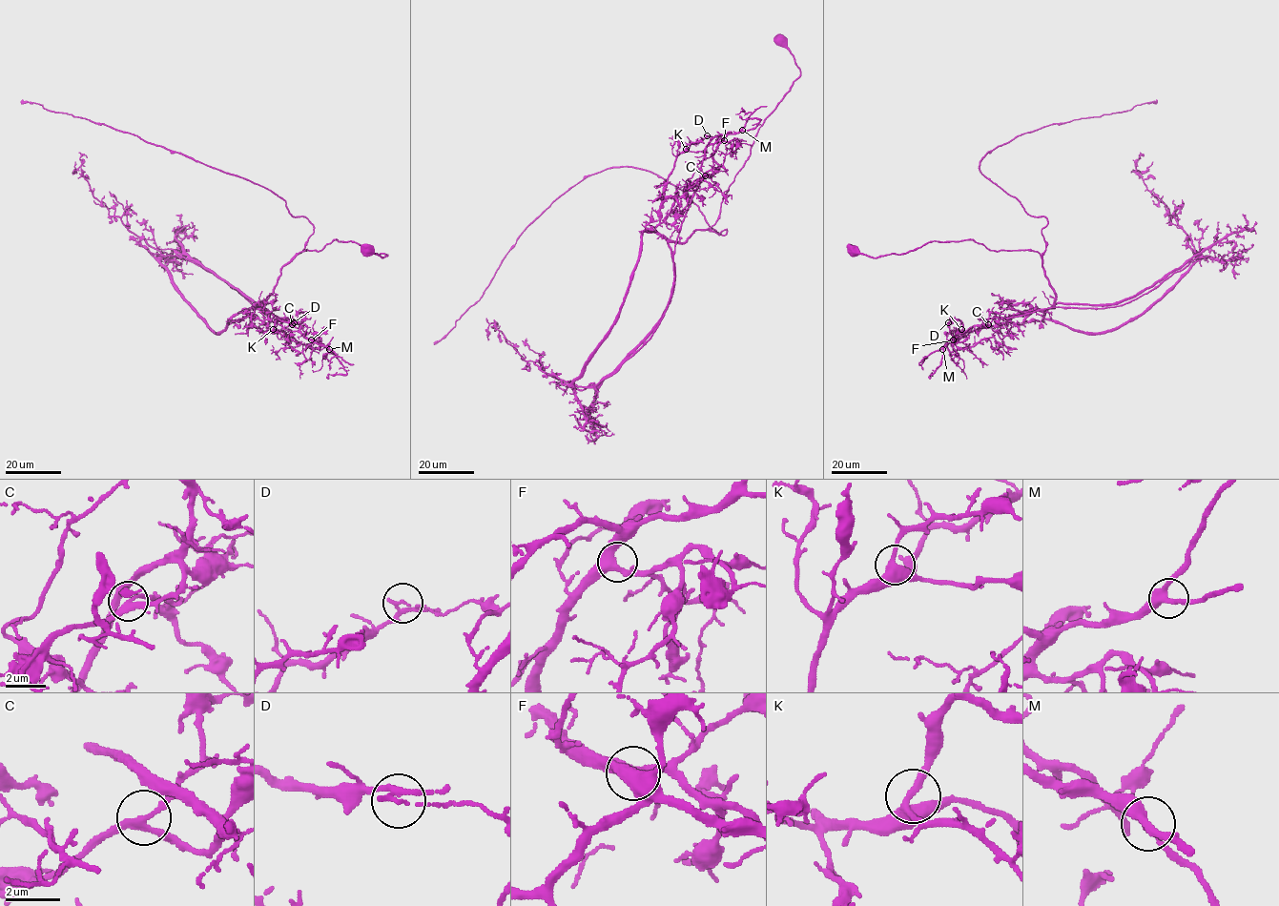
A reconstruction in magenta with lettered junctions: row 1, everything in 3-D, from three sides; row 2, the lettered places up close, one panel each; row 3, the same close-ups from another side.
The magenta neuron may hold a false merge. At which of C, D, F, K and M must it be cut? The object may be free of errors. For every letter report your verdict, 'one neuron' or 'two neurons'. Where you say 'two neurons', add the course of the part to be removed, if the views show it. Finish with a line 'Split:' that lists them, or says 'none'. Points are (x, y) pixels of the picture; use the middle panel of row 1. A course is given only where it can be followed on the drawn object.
C: one neuron
D: two neurons; foreign part runs (707, 135), (720, 136), (675, 244), (668, 305), (617, 370), (575, 386), (524, 360), (493, 322), (488, 339)
F: one neuron
K: one neuron
M: one neuron
Split: D

